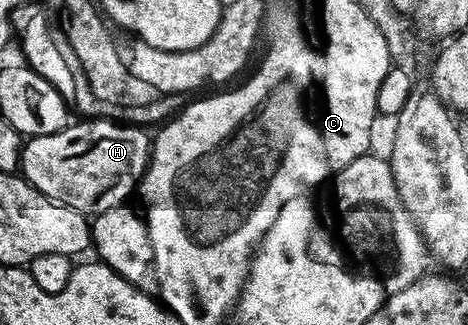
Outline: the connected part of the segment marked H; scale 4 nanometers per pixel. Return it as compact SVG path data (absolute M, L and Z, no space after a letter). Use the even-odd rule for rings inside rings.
M105 120L69 124L61 132L30 137L23 147L21 172L31 186L43 195L64 203L88 216L103 214L109 208L124 205L136 193L151 163L152 139L141 130Z

